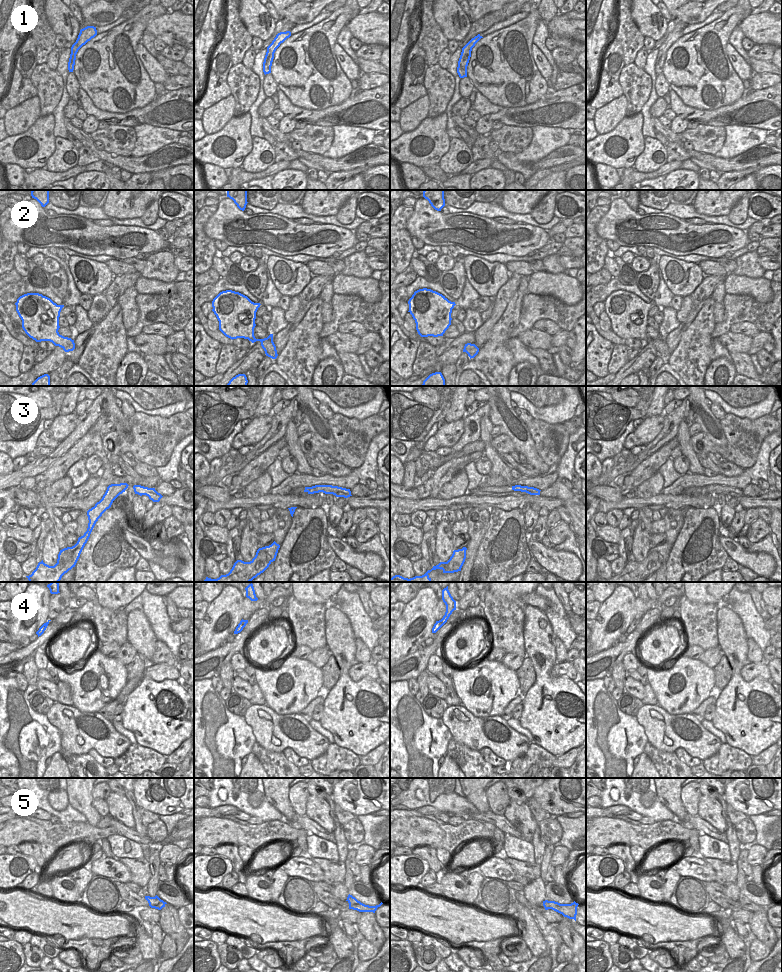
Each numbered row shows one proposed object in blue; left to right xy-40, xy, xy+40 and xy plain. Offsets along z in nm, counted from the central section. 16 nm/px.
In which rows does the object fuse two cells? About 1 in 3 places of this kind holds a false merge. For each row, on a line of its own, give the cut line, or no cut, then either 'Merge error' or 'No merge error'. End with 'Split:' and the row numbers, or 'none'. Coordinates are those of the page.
1: No split. No merge error
2: No split. No merge error
3: Split along xy (317, 485), (308, 492). Merge error
4: No split. No merge error
5: Split along xy+40 (547, 901), (550, 908). Merge error
Split: 3, 5.

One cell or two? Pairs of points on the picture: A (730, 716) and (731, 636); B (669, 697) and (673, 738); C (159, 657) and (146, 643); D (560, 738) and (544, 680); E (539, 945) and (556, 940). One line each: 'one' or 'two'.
A: one
B: two
C: two
D: one
E: two

